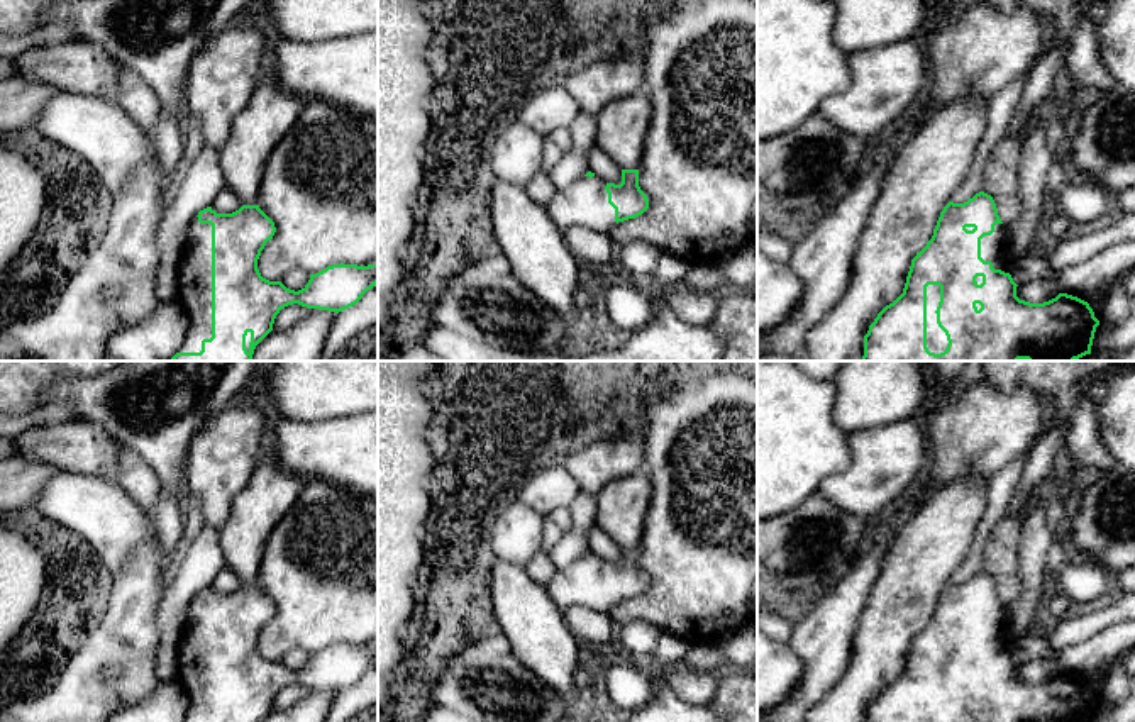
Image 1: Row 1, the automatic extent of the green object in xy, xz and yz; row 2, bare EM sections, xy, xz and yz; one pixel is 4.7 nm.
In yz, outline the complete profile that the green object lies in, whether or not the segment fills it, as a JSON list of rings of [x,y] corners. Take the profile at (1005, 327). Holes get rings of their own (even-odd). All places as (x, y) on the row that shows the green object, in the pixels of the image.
[[[984,192],[964,203],[949,202],[932,239],[911,259],[903,293],[869,325],[862,361],[1076,361],[1091,354],[1099,320],[1088,302],[1067,293],[1044,303],[1016,297],[1018,285],[1010,275],[1011,259],[1003,251],[1006,230],[993,197]]]

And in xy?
[[[242,205],[232,214],[217,214],[207,207],[191,219],[186,232],[176,302],[188,317],[188,330],[180,351],[169,361],[251,361],[256,346],[273,330],[281,308],[298,303],[339,314],[378,285],[378,264],[327,266],[310,275],[308,283],[298,292],[281,281],[263,278],[257,259],[276,227],[259,205]]]

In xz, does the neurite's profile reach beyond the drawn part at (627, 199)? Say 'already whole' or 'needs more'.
needs more

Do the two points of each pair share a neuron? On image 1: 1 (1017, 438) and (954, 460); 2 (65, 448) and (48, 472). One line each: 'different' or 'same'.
1: same
2: different

